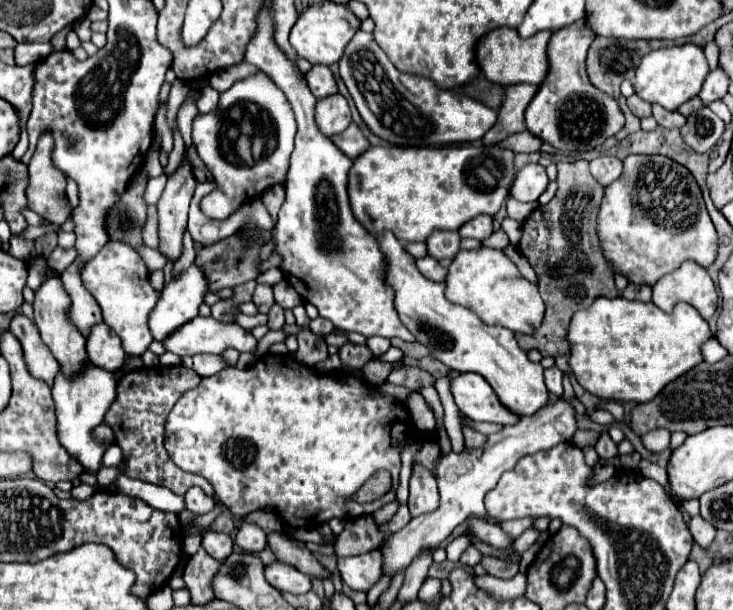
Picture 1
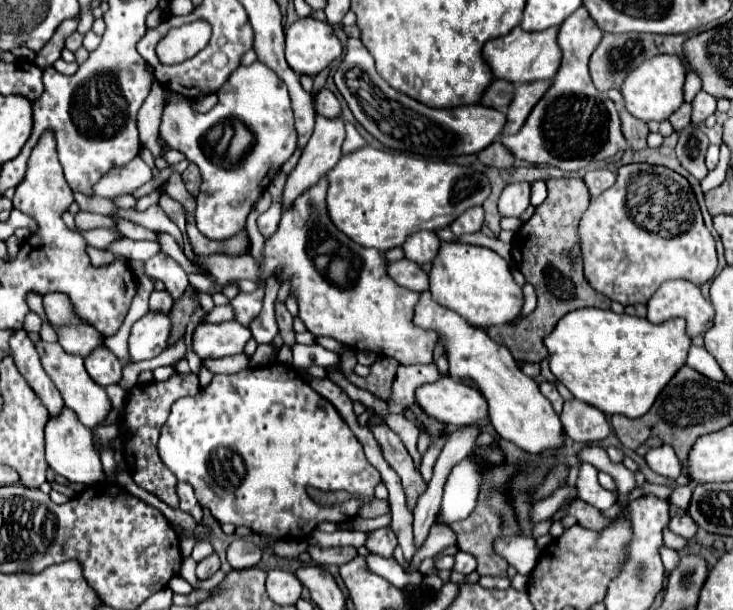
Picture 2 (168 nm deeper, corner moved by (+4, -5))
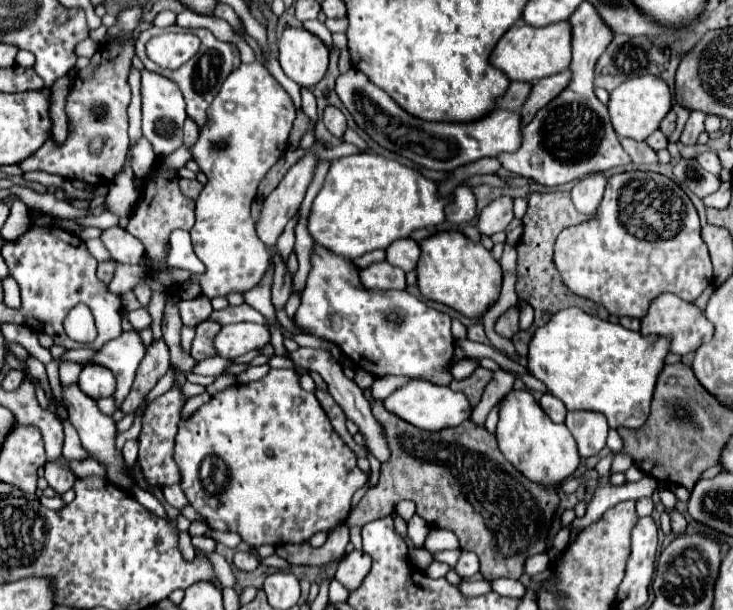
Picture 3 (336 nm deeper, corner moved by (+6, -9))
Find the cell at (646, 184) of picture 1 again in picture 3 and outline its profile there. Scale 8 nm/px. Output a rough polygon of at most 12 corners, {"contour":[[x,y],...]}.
{"contour":[[613,175],[597,217],[559,233],[569,291],[617,317],[713,279],[691,199]]}

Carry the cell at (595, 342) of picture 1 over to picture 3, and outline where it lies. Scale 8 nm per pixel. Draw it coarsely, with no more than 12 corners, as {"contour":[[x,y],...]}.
{"contour":[[577,307],[529,343],[527,371],[611,429],[649,417],[667,337]]}

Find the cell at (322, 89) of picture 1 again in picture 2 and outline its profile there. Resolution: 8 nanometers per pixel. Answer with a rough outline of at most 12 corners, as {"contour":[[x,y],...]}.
{"contour":[[329,89],[315,95],[315,111],[323,117],[341,115],[341,105]]}

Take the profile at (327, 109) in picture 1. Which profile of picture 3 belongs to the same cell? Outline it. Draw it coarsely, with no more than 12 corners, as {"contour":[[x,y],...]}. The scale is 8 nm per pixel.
{"contour":[[305,155],[263,199],[257,235],[275,247],[313,179]]}

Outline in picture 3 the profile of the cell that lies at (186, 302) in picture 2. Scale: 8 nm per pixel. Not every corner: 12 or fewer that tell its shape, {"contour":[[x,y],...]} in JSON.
{"contour":[[159,339],[143,357],[121,411],[135,413],[169,369]]}

